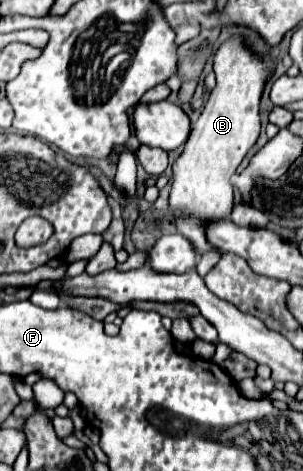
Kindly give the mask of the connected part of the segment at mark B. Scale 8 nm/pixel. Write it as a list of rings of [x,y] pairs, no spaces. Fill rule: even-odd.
[[[229,39],[219,47],[213,69],[217,87],[211,91],[201,117],[193,125],[183,153],[173,163],[173,187],[169,195],[169,209],[175,213],[177,231],[189,239],[199,255],[205,255],[207,251],[219,253],[207,239],[207,225],[215,219],[231,217],[235,207],[231,177],[259,137],[259,99],[265,81],[273,73],[271,61],[251,55],[239,39]]]

